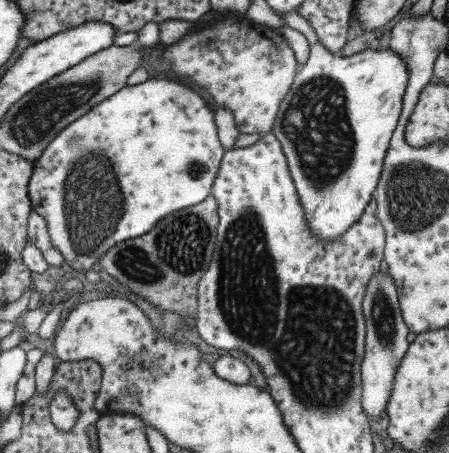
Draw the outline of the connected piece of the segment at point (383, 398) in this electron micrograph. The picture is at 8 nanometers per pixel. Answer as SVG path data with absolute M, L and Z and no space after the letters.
M376 272L369 279L363 316L364 324L369 324L369 336L364 336L365 368L361 368L361 376L365 376L365 413L369 420L379 420L386 409L396 368L409 344L405 339L408 328L400 314L397 291L387 273Z

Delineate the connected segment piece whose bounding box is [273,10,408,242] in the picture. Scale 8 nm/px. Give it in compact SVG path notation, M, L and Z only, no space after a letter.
M273 10L279 17L283 20L283 25L287 25L290 28L295 28L301 34L305 34L305 38L309 40L309 60L302 66L299 67L299 72L296 74L295 82L293 83L292 90L284 100L280 114L276 120L276 126L273 132L276 133L277 138L281 141L284 147L285 154L288 156L289 168L292 173L293 181L296 182L297 192L299 192L299 197L303 203L303 208L305 210L305 218L309 223L309 232L313 233L313 236L317 236L321 242L333 242L333 240L339 240L341 236L345 235L361 218L364 214L365 208L369 203L372 202L373 190L375 190L379 176L382 170L382 162L390 141L392 137L392 132L397 126L397 121L400 115L400 110L402 107L402 96L407 84L408 79L408 68L406 67L406 62L398 57L397 53L394 53L388 47L387 49L375 50L365 49L360 52L356 52L348 57L342 57L337 54L333 55L328 51L323 45L320 45L319 41L316 40L316 36L312 31L311 26L304 17L300 16L298 11L293 10L293 12L279 12Z

